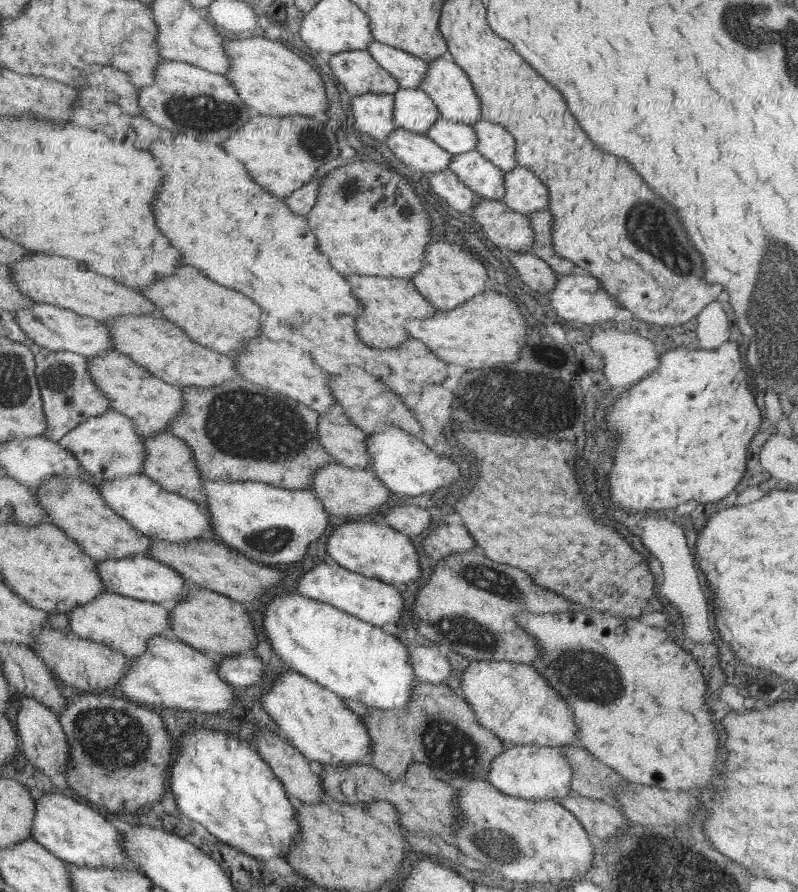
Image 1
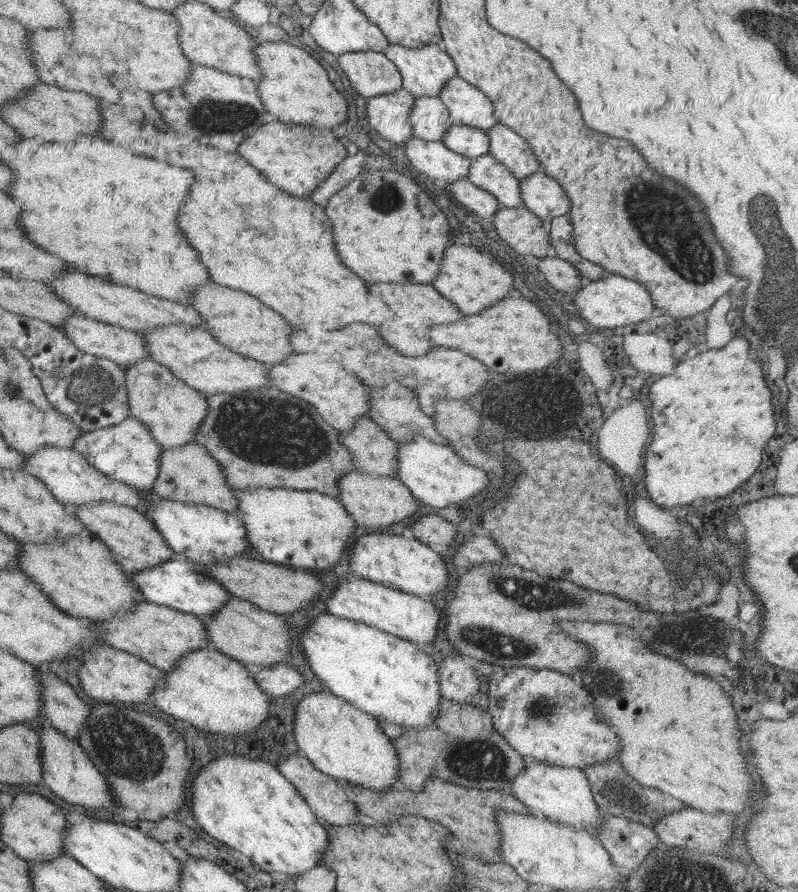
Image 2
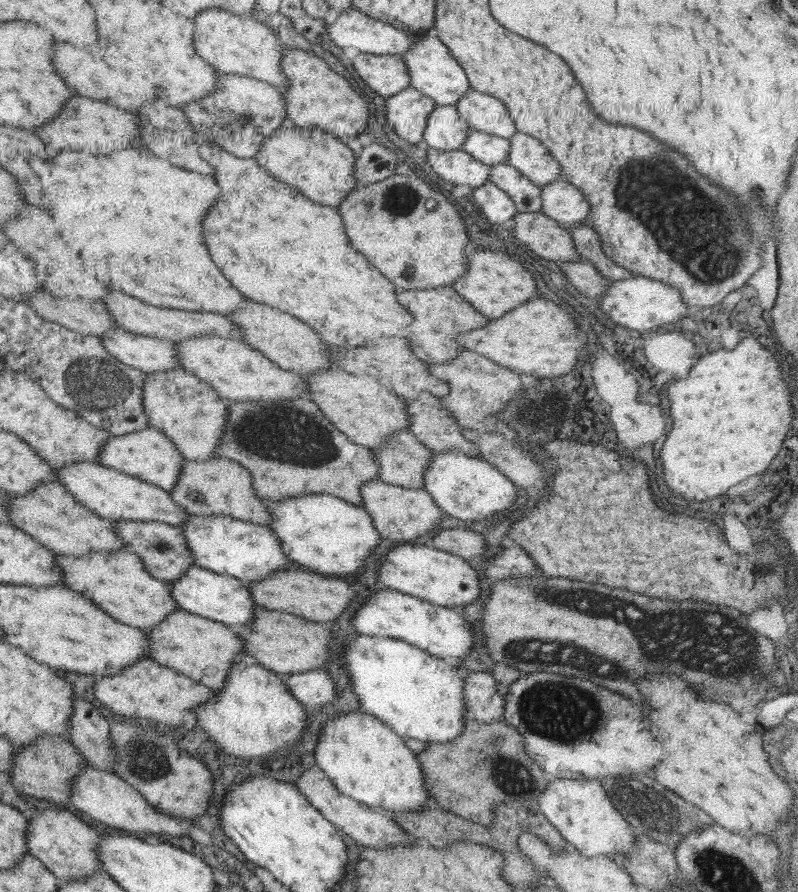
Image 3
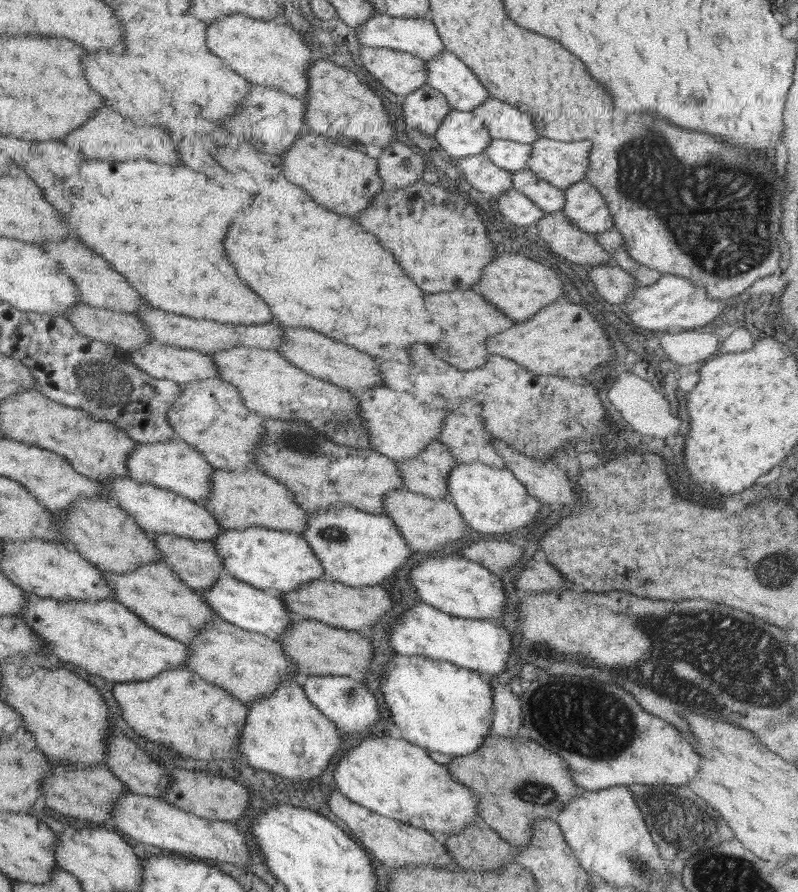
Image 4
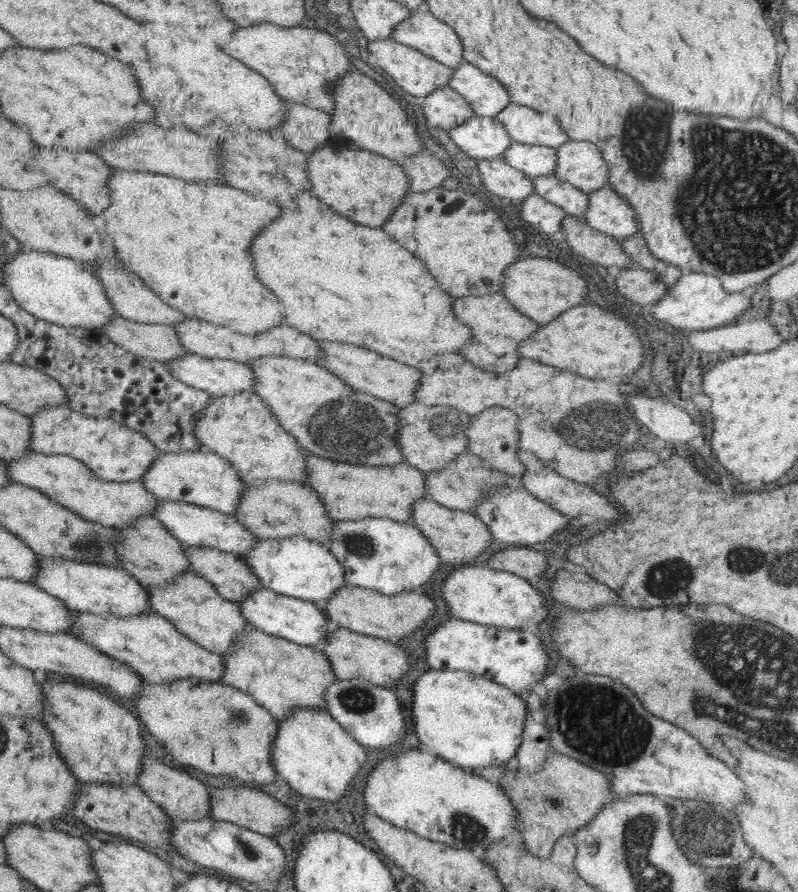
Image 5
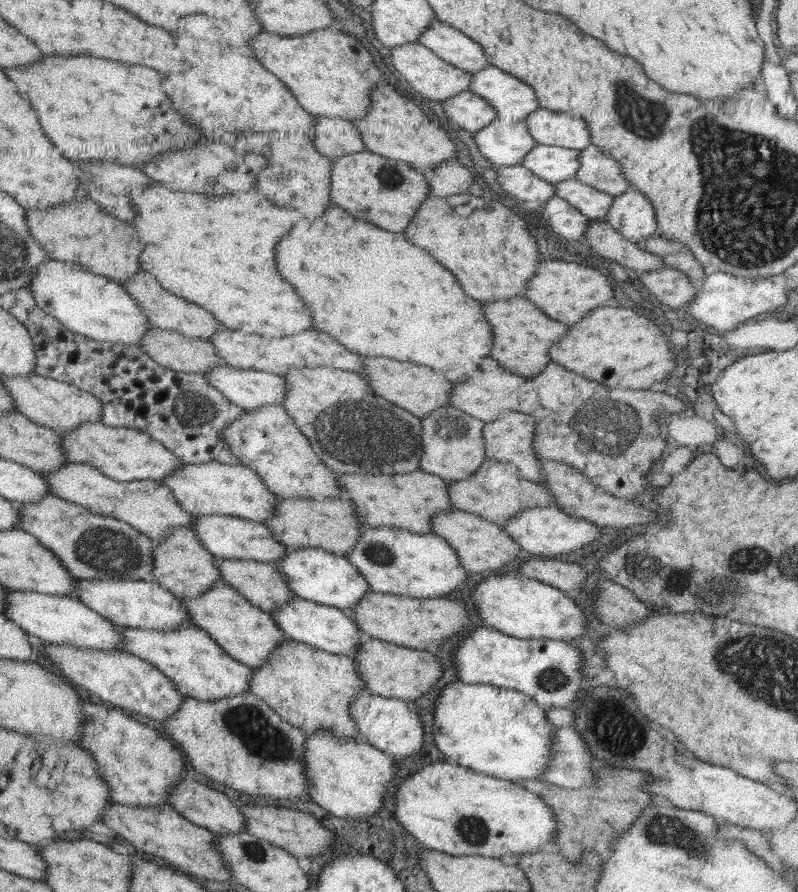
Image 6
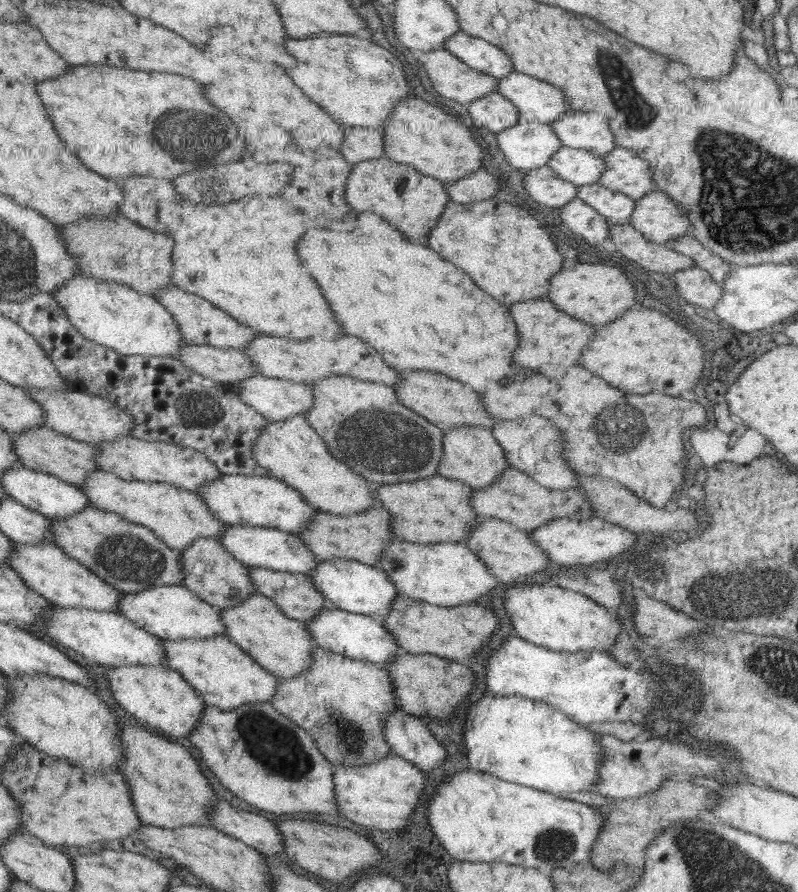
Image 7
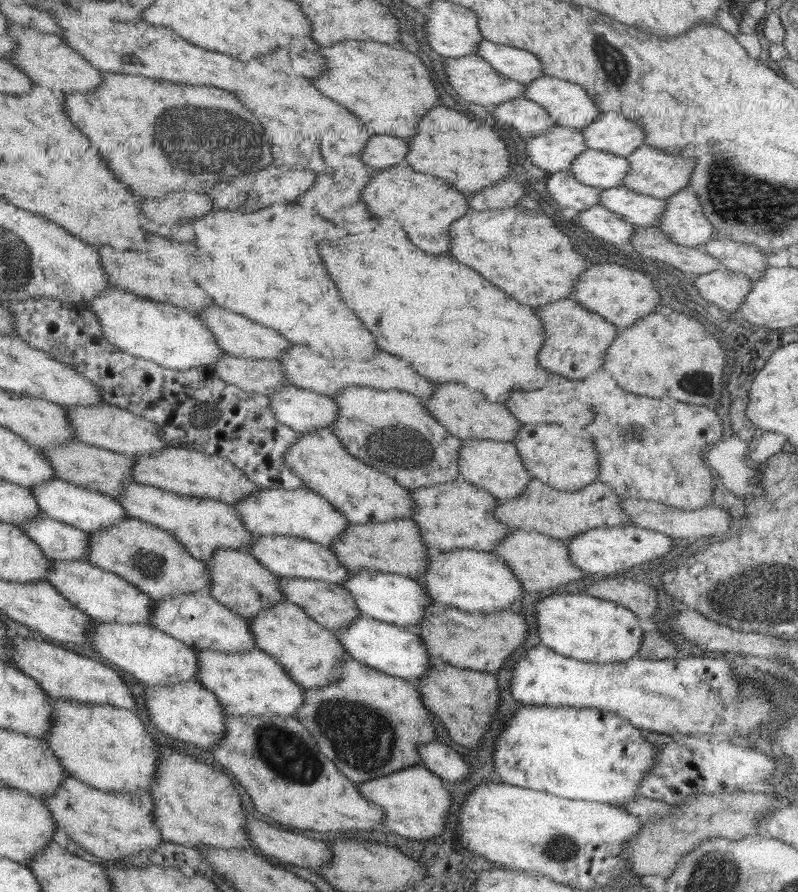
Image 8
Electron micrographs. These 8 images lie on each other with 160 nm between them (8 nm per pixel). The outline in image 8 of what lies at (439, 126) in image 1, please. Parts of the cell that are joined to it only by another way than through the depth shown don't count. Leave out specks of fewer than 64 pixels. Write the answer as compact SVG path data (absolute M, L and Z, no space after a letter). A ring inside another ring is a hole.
M590 149L577 154L568 169L580 183L600 189L619 187L627 171L625 157Z

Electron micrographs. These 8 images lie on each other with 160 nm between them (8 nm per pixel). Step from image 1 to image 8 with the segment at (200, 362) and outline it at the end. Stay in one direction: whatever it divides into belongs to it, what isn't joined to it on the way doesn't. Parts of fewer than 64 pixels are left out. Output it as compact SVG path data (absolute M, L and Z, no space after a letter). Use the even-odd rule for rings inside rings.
M346 386L332 399L337 408L336 420L328 426L352 457L389 475L395 483L408 490L437 485L459 478L458 456L462 442L431 418L419 399L400 390L375 390L373 387Z

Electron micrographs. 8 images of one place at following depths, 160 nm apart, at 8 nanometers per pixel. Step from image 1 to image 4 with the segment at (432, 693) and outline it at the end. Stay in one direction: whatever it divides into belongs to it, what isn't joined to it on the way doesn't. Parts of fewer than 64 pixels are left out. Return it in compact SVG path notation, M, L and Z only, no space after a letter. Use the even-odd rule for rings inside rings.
M490 733L477 751L453 757L449 765L443 766L458 783L478 796L480 820L512 847L526 846L532 840L534 820L555 818L576 793L583 791L574 783L568 764L561 757L524 735L513 739Z

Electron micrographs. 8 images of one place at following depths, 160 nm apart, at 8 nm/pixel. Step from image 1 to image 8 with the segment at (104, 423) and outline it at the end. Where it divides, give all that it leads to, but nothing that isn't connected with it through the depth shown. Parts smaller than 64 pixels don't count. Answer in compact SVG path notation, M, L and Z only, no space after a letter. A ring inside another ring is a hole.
M258 487L250 494L231 504L244 526L254 536L286 536L304 538L329 548L348 526L348 520L330 502L307 488Z

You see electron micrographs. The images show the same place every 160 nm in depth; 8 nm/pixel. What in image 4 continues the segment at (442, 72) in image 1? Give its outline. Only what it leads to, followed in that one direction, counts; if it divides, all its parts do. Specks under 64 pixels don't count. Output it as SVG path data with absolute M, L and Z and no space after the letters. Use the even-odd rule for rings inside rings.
M489 97L471 112L483 126L487 127L491 139L529 145L539 139L540 135L535 130L531 116L495 98Z

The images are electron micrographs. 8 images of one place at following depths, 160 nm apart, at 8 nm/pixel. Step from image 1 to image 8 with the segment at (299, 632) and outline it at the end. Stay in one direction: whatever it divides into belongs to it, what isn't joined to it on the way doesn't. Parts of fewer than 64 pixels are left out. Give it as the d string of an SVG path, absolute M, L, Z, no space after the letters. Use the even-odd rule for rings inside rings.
M523 705L499 729L493 749L493 764L501 783L543 791L561 798L622 804L638 794L638 784L654 764L655 746L644 737L645 732L631 726L627 719L605 714L594 708Z

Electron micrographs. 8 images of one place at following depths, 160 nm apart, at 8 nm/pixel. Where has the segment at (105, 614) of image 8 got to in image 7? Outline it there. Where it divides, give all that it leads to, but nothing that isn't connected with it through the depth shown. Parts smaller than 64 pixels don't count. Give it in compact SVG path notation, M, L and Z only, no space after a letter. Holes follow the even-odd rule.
M14 543L6 564L19 574L27 587L55 606L117 613L123 592L87 570L86 566L66 555L53 543Z

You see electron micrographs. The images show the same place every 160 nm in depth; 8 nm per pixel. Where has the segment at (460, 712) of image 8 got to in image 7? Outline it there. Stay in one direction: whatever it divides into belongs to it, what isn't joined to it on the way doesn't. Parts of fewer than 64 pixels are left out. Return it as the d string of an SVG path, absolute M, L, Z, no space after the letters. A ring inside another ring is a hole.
M400 652L394 660L385 664L385 672L391 680L397 706L405 713L417 717L427 716L449 722L463 700L471 694L475 676L462 662L443 659L431 654L411 655Z

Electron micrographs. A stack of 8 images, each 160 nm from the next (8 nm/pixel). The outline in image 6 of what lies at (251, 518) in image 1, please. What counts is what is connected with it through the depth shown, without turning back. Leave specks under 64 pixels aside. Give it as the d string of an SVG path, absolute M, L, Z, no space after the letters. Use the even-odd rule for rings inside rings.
M380 526L379 528L360 527L360 535L355 546L346 554L345 558L357 567L367 581L369 591L376 593L387 593L401 595L409 598L437 598L453 594L463 586L469 578L466 571L459 562L455 551L444 538L429 532L427 534L413 534L405 529Z

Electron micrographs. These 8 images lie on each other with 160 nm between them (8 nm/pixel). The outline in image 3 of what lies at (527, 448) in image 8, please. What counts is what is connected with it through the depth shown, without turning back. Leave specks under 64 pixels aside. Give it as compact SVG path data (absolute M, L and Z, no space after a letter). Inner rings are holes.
M423 392L421 396L421 404L404 404L406 406L405 412L407 416L411 416L411 426L409 426L409 432L420 442L423 443L428 450L432 452L447 452L448 450L456 450L467 456L479 457L479 449L477 445L474 445L471 441L463 438L457 422L453 420L453 416L447 412L447 410L441 410L441 407L437 406L437 400L429 400L429 394Z

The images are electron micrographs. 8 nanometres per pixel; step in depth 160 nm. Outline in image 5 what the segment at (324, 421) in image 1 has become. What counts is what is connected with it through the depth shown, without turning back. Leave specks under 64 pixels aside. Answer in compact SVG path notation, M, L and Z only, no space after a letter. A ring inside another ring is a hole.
M467 450L452 460L445 468L424 474L425 498L449 509L468 512L473 512L474 508L482 501L482 496L486 492L496 490L500 484L523 485L519 483L517 477L508 475L503 471L487 469L479 457Z

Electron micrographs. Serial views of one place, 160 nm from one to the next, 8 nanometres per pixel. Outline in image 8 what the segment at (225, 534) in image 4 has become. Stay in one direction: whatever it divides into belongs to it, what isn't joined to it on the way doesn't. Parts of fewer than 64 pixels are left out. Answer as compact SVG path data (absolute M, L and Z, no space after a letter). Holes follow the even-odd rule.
M377 570L350 572L347 580L339 585L351 593L362 616L407 629L415 629L421 625L423 611L432 602L426 594L425 587L416 579Z

